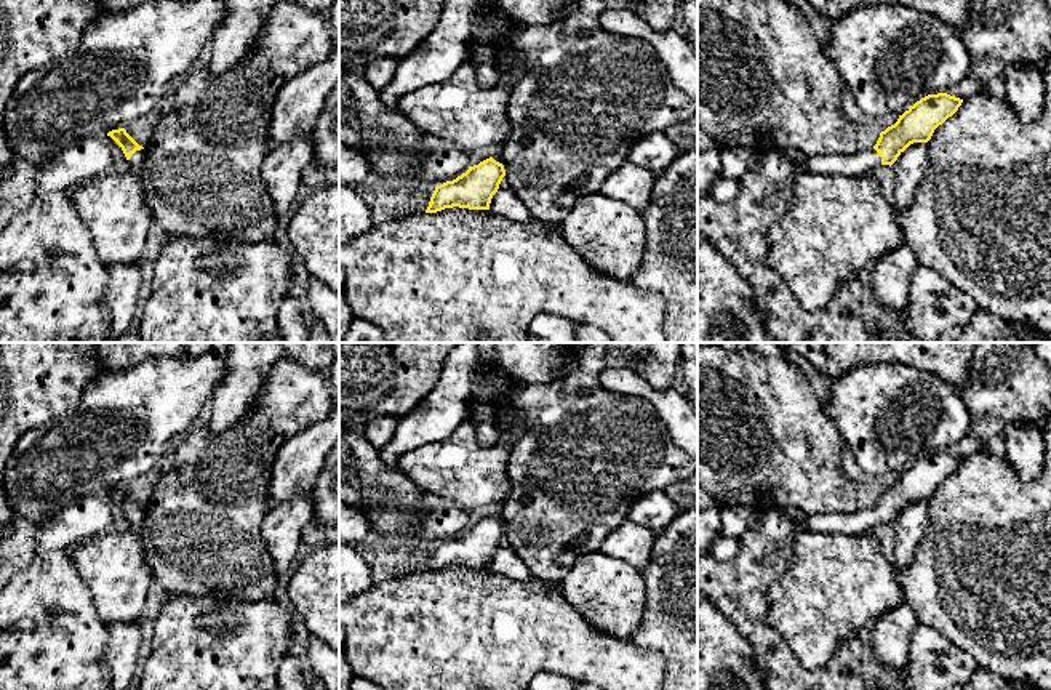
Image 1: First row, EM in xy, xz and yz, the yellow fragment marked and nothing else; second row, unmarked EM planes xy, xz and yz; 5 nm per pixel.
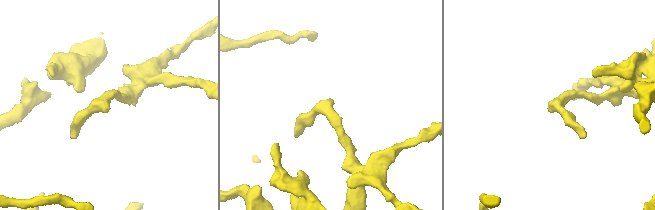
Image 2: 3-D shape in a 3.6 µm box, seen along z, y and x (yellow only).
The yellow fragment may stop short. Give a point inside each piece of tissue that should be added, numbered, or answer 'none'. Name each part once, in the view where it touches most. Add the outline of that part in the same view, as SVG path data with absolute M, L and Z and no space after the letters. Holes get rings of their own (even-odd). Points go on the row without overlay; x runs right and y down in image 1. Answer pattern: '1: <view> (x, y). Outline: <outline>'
1: xy (136, 517). Outline: M144 507L136 509L134 512L131 512L131 515L128 519L128 522L130 522L131 527L139 527L139 525L142 525L144 520L146 520L146 511L144 511Z

